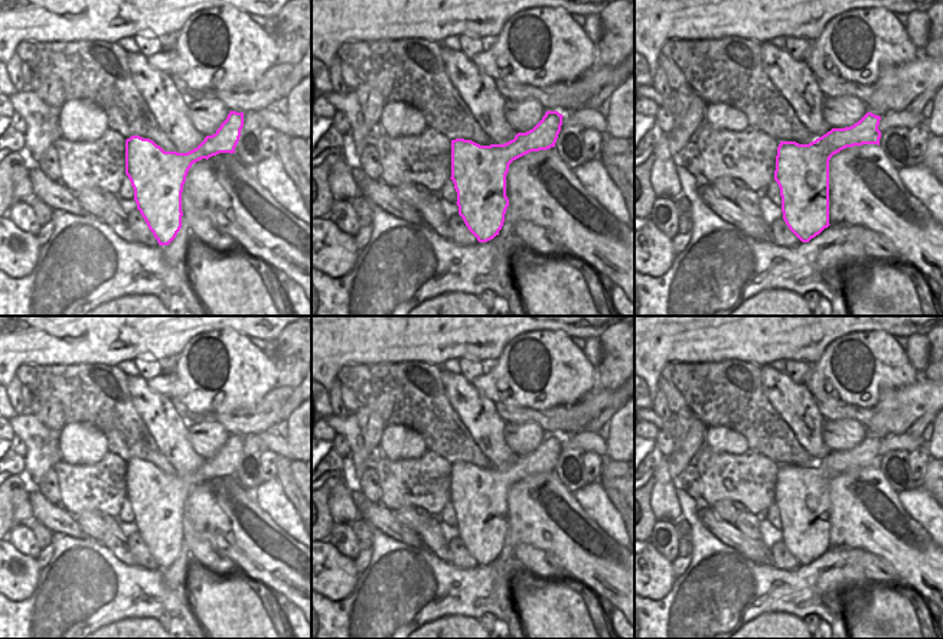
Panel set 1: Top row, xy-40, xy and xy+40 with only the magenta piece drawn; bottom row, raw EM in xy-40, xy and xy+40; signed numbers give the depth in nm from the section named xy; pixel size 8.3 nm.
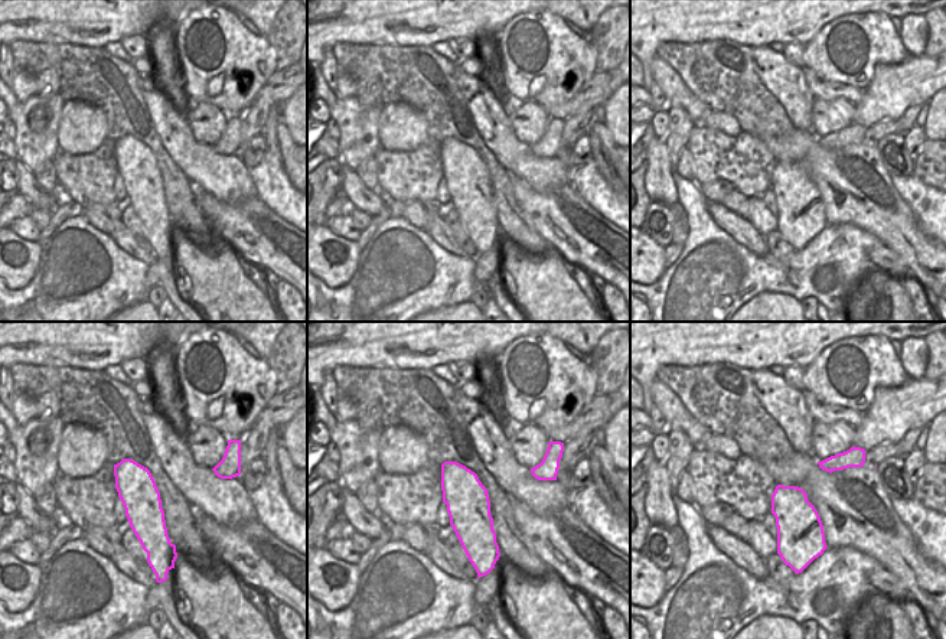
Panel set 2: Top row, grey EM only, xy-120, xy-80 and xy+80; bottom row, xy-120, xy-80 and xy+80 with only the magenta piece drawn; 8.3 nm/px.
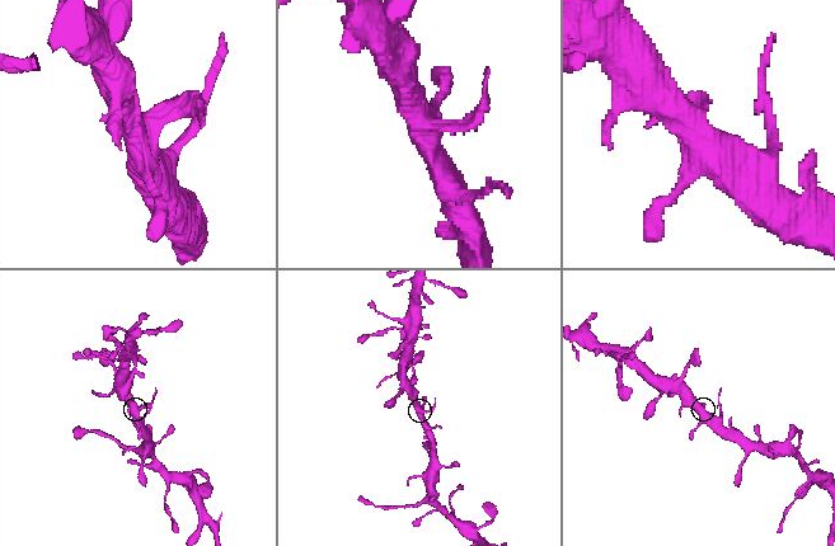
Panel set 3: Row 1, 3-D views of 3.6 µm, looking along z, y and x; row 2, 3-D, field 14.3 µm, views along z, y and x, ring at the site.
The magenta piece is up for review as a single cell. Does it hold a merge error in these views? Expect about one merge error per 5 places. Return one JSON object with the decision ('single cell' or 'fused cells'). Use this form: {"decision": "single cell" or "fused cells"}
{"decision": "single cell"}

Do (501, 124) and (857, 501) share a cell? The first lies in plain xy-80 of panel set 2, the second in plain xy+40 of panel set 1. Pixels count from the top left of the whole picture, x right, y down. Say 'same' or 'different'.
different

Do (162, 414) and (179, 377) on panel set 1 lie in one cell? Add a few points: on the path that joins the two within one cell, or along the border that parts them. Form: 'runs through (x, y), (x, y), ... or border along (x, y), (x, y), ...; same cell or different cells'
border along (146, 381), (155, 391), (170, 400); different cells

